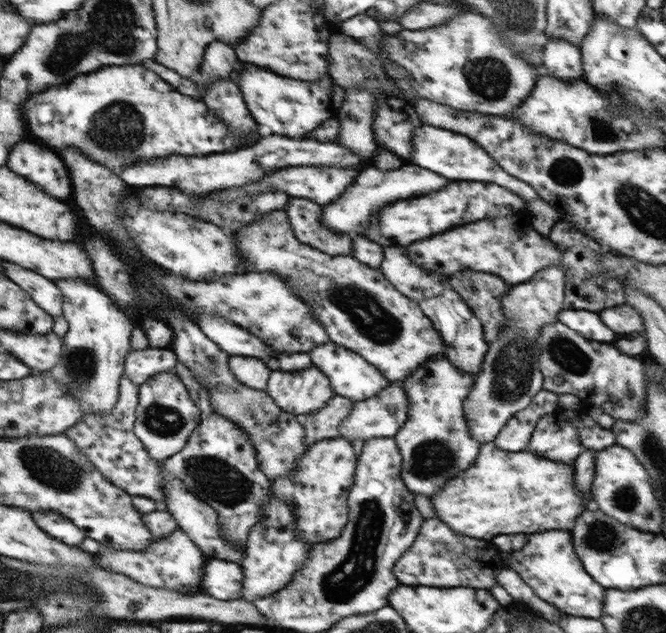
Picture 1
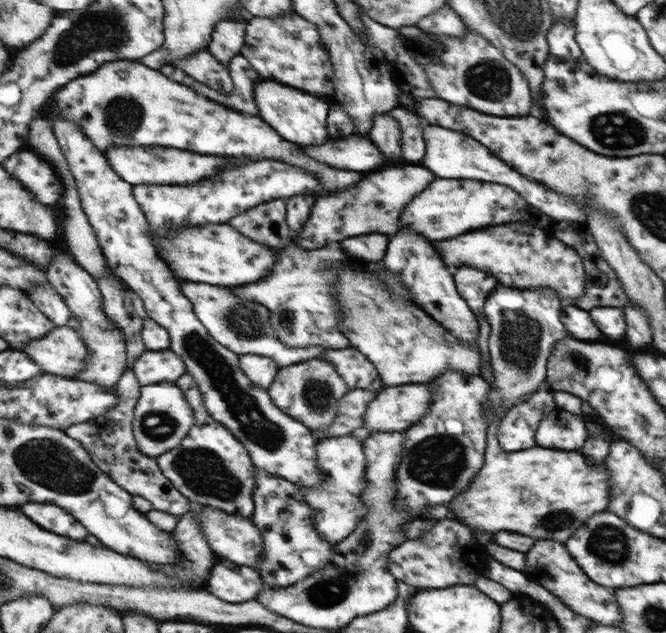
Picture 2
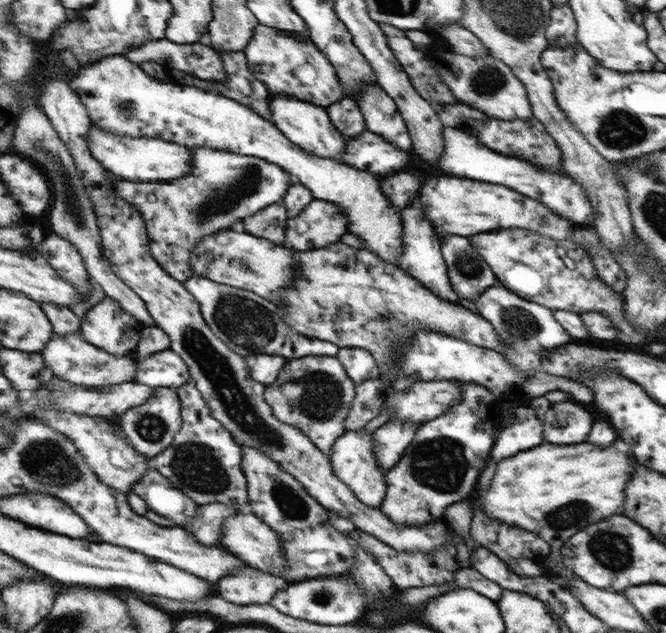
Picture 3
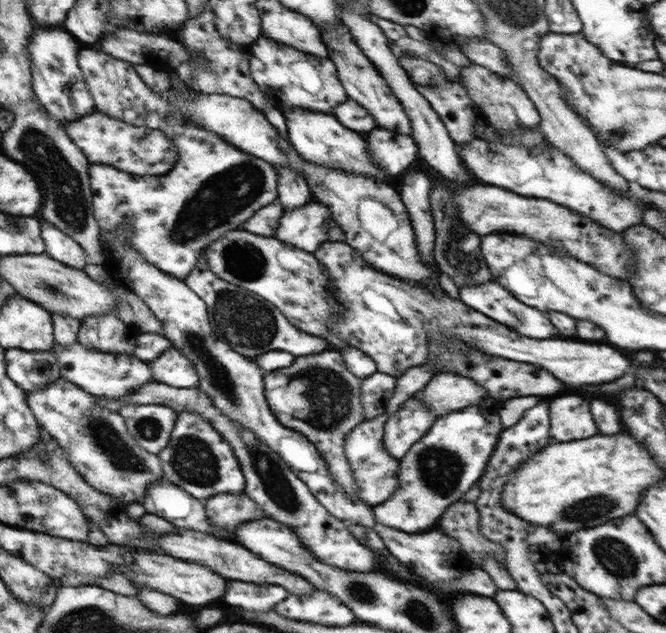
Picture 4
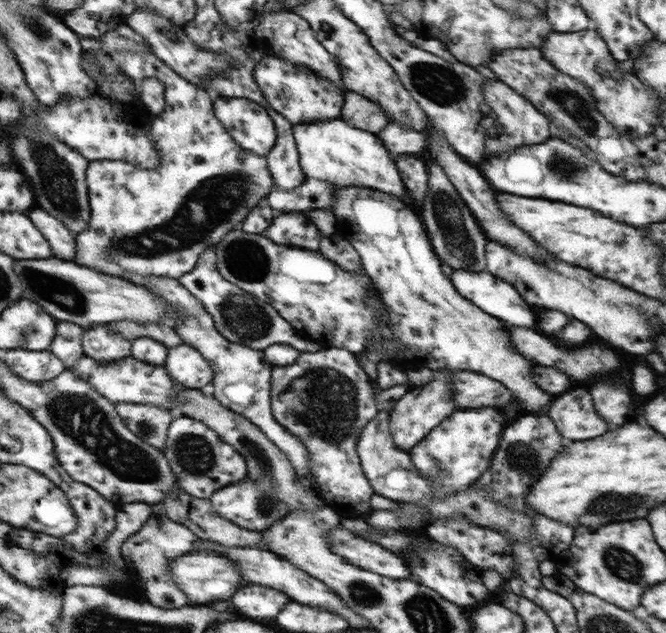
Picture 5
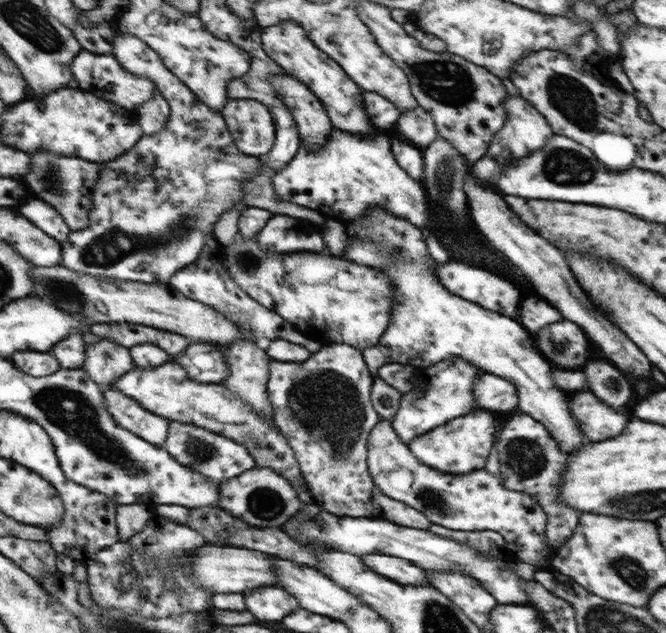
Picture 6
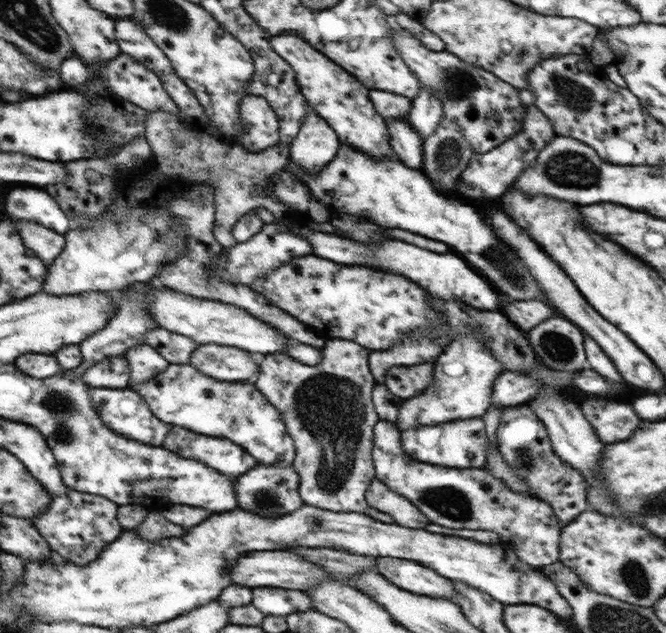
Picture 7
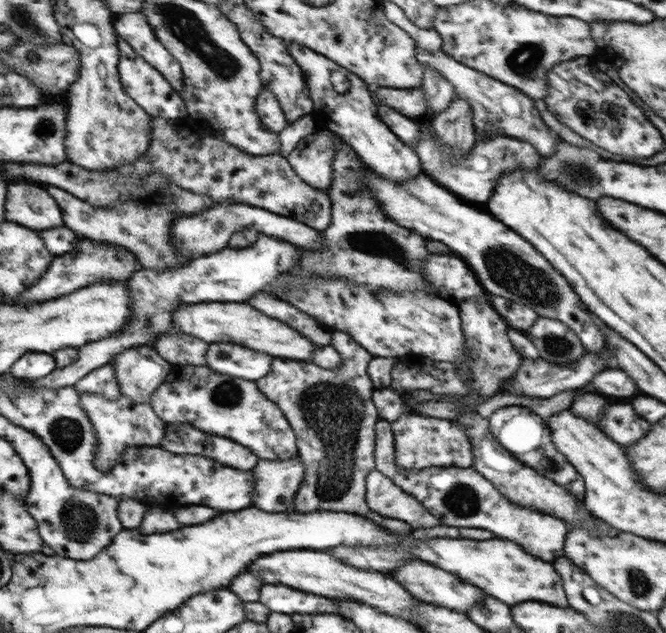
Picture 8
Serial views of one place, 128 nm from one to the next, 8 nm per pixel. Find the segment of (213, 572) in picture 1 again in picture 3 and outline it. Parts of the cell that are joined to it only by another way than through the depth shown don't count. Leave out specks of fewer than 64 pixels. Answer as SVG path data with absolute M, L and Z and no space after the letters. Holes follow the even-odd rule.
M251 567L243 572L229 574L215 582L217 594L227 602L249 606L249 604L269 604L277 590L287 588L289 582L279 575Z

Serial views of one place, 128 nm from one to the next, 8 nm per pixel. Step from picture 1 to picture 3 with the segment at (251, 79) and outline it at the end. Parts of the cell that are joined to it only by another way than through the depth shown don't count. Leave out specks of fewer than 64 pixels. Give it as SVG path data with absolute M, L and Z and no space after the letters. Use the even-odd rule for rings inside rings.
M287 96L268 97L267 105L271 111L271 122L273 122L292 143L296 143L301 150L315 154L319 158L329 158L341 163L341 152L347 140L344 135L329 122L327 111L324 107L317 106L315 103L305 102L299 98L289 98Z

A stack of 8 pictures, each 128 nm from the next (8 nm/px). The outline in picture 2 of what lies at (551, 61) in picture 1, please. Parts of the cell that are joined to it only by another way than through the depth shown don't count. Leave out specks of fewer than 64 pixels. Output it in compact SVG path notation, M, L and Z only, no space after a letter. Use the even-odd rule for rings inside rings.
M554 20L548 32L549 55L557 57L559 61L579 59L581 51L575 42L574 34L574 25L569 21Z

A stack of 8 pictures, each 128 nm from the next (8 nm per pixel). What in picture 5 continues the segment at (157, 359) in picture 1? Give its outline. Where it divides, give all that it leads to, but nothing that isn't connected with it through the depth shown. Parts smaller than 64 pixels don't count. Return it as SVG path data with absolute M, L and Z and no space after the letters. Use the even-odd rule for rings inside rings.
M181 344L167 348L164 365L169 377L187 389L207 390L212 382L213 369L196 347Z

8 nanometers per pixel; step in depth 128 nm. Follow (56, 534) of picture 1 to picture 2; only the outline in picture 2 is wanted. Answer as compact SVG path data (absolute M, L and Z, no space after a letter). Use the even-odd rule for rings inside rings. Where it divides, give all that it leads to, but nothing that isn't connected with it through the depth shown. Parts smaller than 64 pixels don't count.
M29 502L25 506L19 506L19 510L23 514L29 514L29 518L33 518L33 522L37 522L39 526L45 526L45 530L53 530L55 534L61 534L73 540L85 540L89 536L87 527L61 506Z

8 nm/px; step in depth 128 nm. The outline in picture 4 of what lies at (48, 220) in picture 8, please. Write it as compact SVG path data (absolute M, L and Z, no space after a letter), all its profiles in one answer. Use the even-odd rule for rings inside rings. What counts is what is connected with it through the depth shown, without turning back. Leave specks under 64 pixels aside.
M43 220L42 232L42 237L46 243L46 254L73 268L85 268L89 257L86 255L84 248L73 237L56 228L47 220Z

